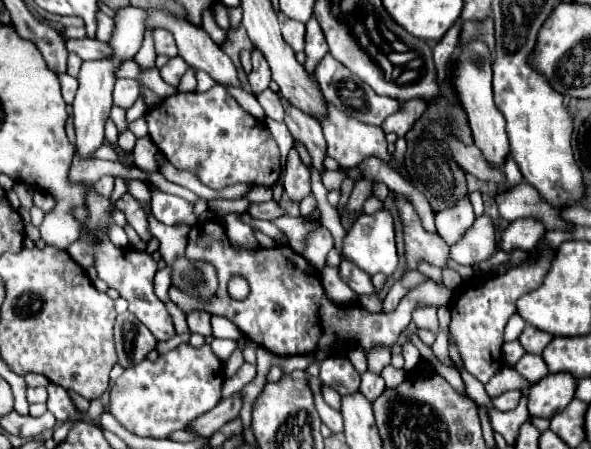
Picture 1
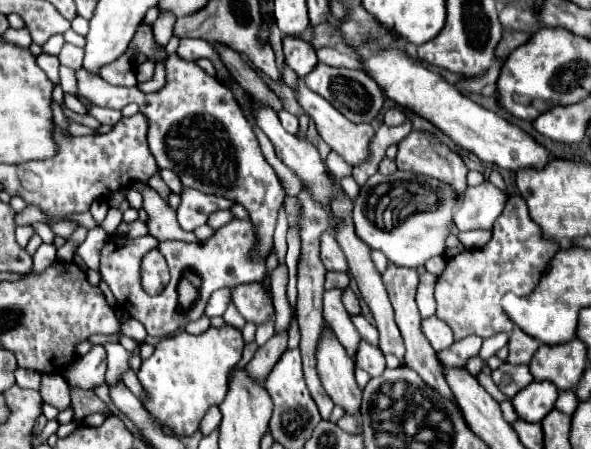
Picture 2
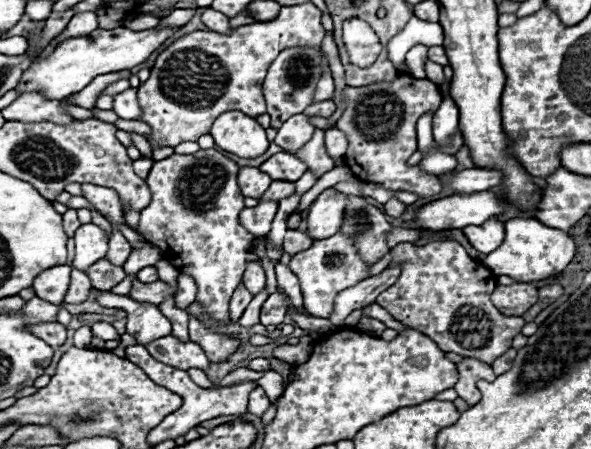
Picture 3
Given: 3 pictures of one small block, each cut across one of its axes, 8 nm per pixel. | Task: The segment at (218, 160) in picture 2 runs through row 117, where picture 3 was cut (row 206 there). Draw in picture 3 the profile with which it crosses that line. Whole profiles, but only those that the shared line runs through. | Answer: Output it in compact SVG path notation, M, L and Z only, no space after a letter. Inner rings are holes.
M214 148L198 150L196 154L172 154L154 162L146 178L152 200L140 212L136 226L146 242L162 250L170 264L196 280L196 300L220 324L230 320L226 316L228 304L238 282L242 282L246 252L250 252L254 238L238 222L238 214L244 208L244 196L236 182L238 170L236 162Z

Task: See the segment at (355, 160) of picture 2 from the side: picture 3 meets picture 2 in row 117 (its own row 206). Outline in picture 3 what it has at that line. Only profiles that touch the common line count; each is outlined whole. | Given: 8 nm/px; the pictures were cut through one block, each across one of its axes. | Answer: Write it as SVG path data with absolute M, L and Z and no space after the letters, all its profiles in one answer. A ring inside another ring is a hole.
M334 188L324 190L308 208L306 232L310 232L310 236L314 236L316 240L322 240L322 236L332 236L334 232L338 232L344 218L344 206L346 194L336 192Z

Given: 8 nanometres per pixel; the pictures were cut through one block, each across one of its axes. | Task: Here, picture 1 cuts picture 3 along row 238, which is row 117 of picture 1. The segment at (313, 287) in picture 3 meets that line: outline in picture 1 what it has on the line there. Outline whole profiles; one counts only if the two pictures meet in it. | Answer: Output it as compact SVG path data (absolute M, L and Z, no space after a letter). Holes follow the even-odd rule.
M328 102L326 116L320 120L320 124L322 124L322 130L324 130L324 138L326 138L326 154L330 158L334 158L340 166L356 168L362 160L376 156L376 158L384 160L386 164L390 164L398 172L398 164L394 160L394 154L388 152L384 130L380 126L362 124L362 122L354 120L352 116L346 116L346 112L338 112L338 108L334 108L334 104L330 104L330 102Z

